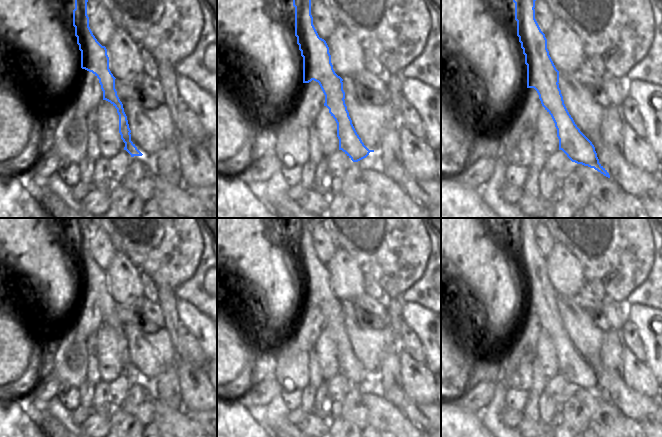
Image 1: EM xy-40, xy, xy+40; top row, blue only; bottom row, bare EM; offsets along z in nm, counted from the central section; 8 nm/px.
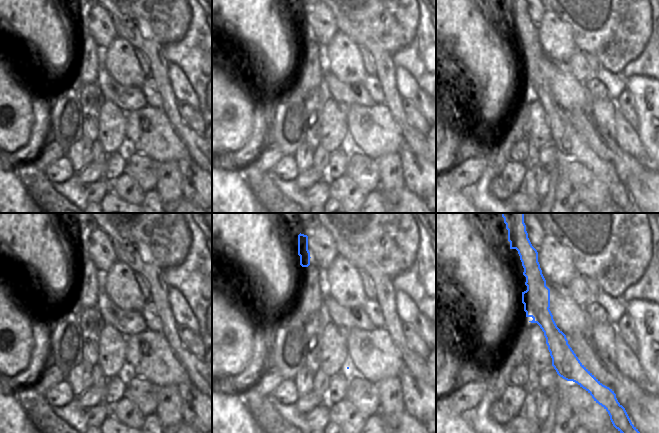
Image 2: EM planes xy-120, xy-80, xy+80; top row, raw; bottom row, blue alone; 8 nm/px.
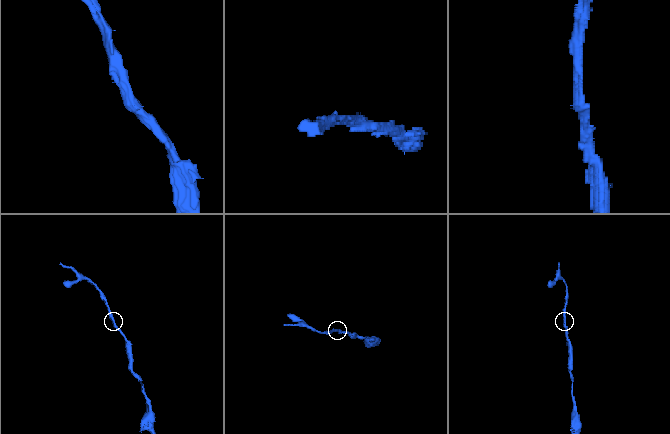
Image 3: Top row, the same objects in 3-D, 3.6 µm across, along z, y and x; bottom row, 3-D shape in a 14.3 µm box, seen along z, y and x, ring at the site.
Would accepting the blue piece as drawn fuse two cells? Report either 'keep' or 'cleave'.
keep

